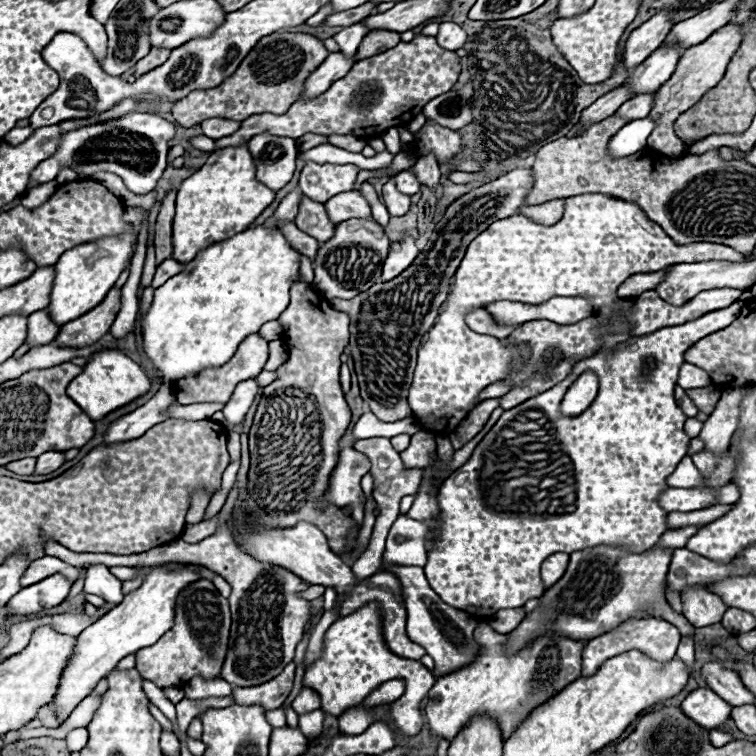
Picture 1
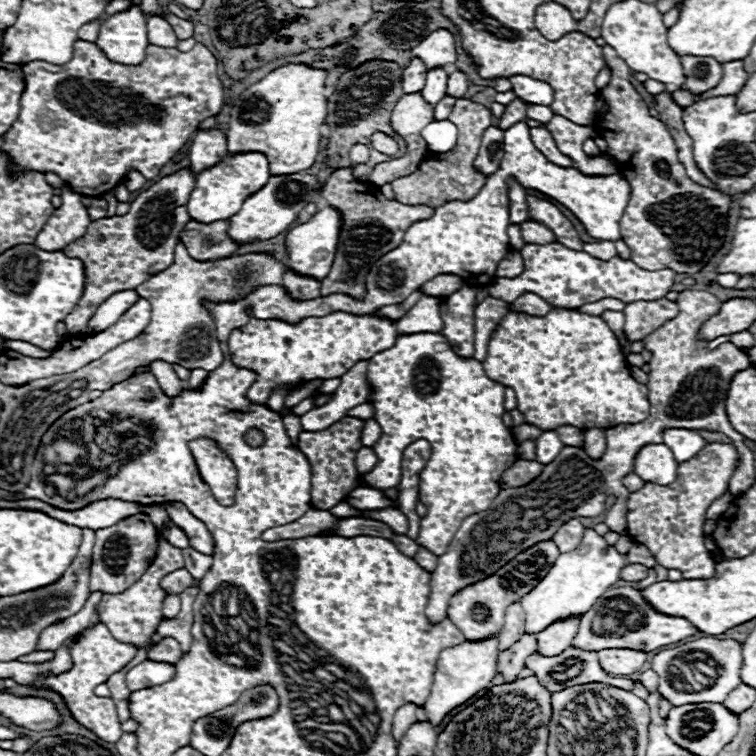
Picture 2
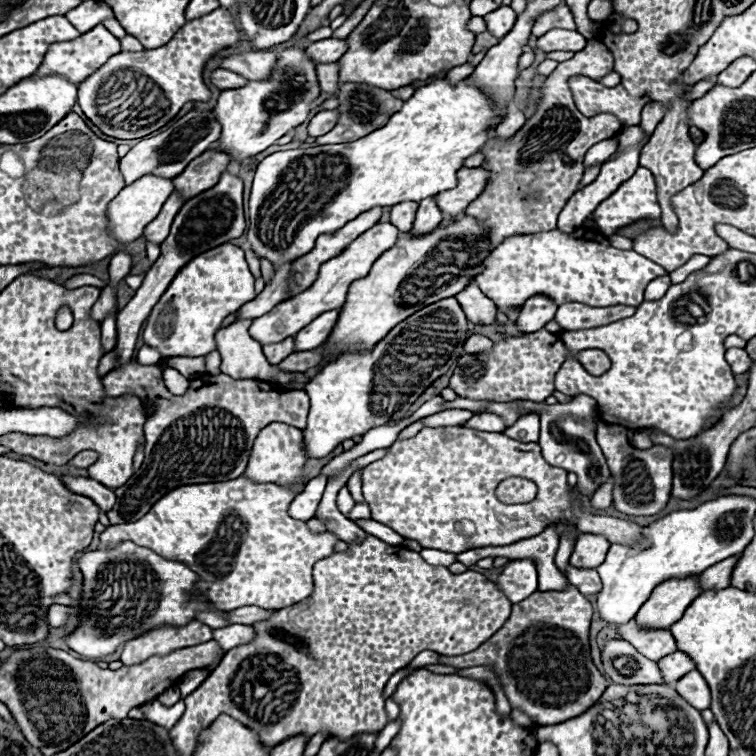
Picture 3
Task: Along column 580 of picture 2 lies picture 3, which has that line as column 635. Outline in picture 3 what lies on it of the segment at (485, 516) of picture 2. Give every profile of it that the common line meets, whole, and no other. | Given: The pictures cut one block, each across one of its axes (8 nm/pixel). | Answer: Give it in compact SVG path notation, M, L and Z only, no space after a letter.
M598 424L598 444L608 460L608 466L612 470L612 476L616 478L614 484L614 506L628 514L628 516L652 516L656 512L660 512L668 498L670 498L670 490L672 490L672 452L666 446L652 446L650 450L638 450L634 446L628 444L626 440L626 430L622 426L608 426L608 424Z

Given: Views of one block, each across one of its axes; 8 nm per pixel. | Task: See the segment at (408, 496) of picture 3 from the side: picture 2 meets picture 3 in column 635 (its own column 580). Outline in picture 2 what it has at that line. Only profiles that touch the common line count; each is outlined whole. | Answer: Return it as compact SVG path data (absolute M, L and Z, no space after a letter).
M576 518L568 520L566 524L562 524L562 526L558 528L558 532L554 534L554 542L558 544L560 552L570 552L570 550L578 548L584 530L586 530L586 528L584 528Z

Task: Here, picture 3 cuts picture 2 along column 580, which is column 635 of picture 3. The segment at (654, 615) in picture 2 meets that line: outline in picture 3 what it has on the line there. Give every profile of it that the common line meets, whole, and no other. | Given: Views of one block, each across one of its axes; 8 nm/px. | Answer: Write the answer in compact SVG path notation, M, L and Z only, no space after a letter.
M630 620L628 624L622 624L622 626L614 624L610 628L614 628L624 640L628 640L642 656L648 656L650 660L660 660L676 652L676 642L670 630L662 630L662 628L646 630L646 628L640 628L636 620Z

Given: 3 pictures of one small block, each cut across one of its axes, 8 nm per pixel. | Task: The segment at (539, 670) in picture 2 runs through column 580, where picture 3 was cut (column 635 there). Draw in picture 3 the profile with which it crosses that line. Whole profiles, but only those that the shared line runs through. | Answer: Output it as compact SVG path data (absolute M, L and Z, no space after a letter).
M608 640L602 648L602 662L616 684L664 684L656 662L640 656L626 640Z

